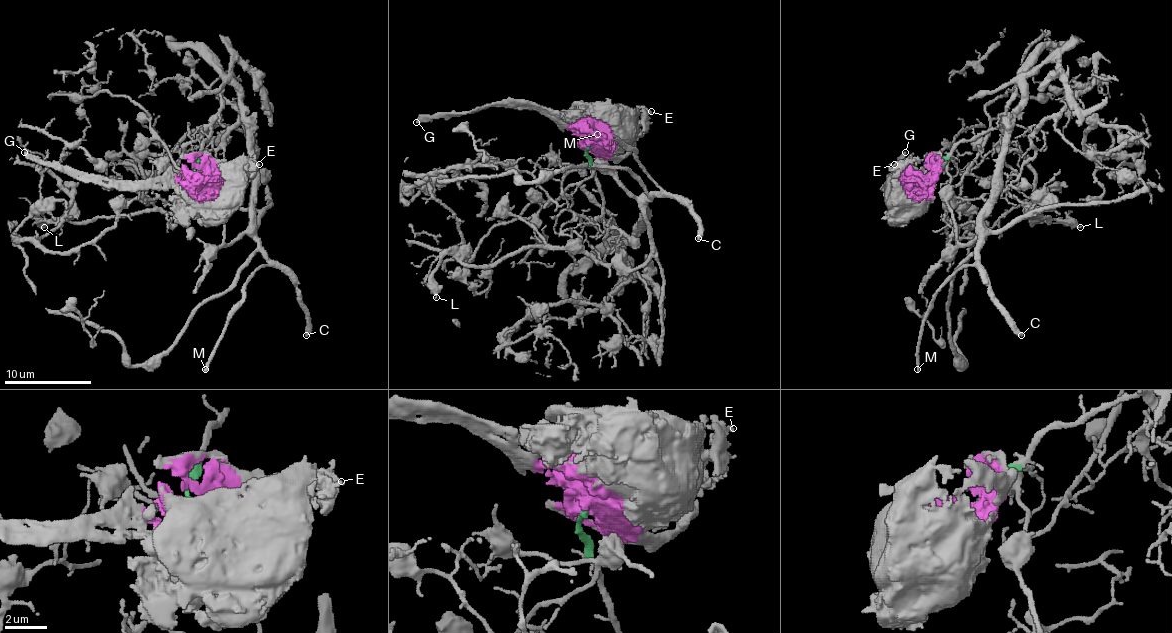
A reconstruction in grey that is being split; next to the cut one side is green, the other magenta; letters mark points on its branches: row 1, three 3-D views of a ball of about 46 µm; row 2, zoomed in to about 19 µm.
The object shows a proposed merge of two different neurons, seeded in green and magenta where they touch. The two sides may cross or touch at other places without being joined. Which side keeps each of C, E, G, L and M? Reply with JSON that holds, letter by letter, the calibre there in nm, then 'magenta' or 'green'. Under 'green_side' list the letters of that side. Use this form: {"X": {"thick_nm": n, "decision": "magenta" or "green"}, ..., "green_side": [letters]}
{"C": {"thick_nm": 360, "decision": "green"}, "E": {"thick_nm": 260, "decision": "magenta"}, "G": {"thick_nm": 360, "decision": "magenta"}, "L": {"thick_nm": 360, "decision": "green"}, "M": {"thick_nm": 280, "decision": "green"}, "green_side": ["C", "L", "M"]}

